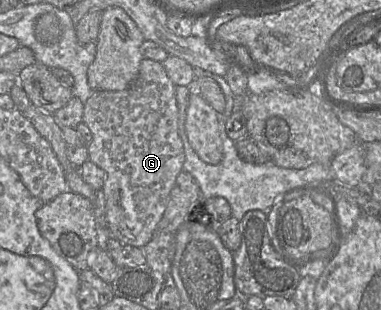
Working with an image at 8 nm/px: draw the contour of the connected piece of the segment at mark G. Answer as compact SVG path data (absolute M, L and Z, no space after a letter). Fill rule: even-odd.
M143 58L138 76L129 88L122 91L94 90L84 103L83 122L92 132L92 141L87 145L88 160L105 171L102 193L106 201L109 234L122 243L142 249L155 235L177 176L183 170L185 154L178 134L175 87L162 63Z

